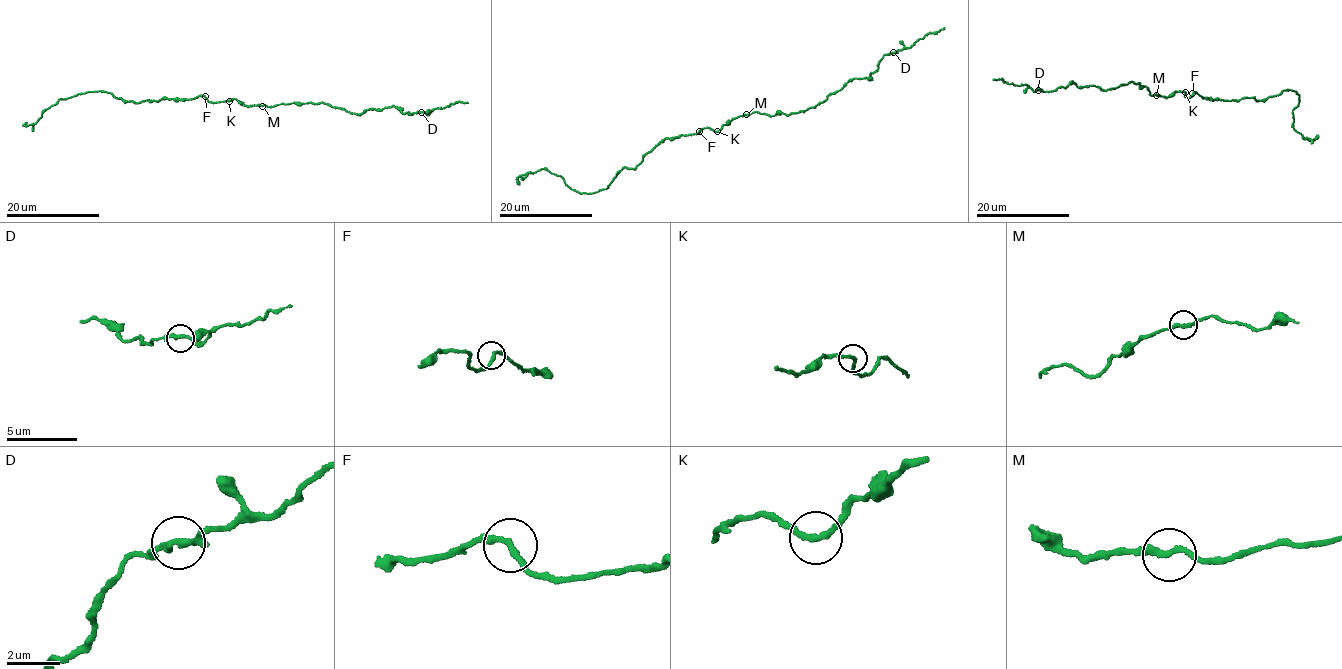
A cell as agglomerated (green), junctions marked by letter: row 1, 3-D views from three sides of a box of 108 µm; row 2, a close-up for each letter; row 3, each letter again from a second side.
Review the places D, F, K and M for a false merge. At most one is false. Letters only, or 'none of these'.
none of these

